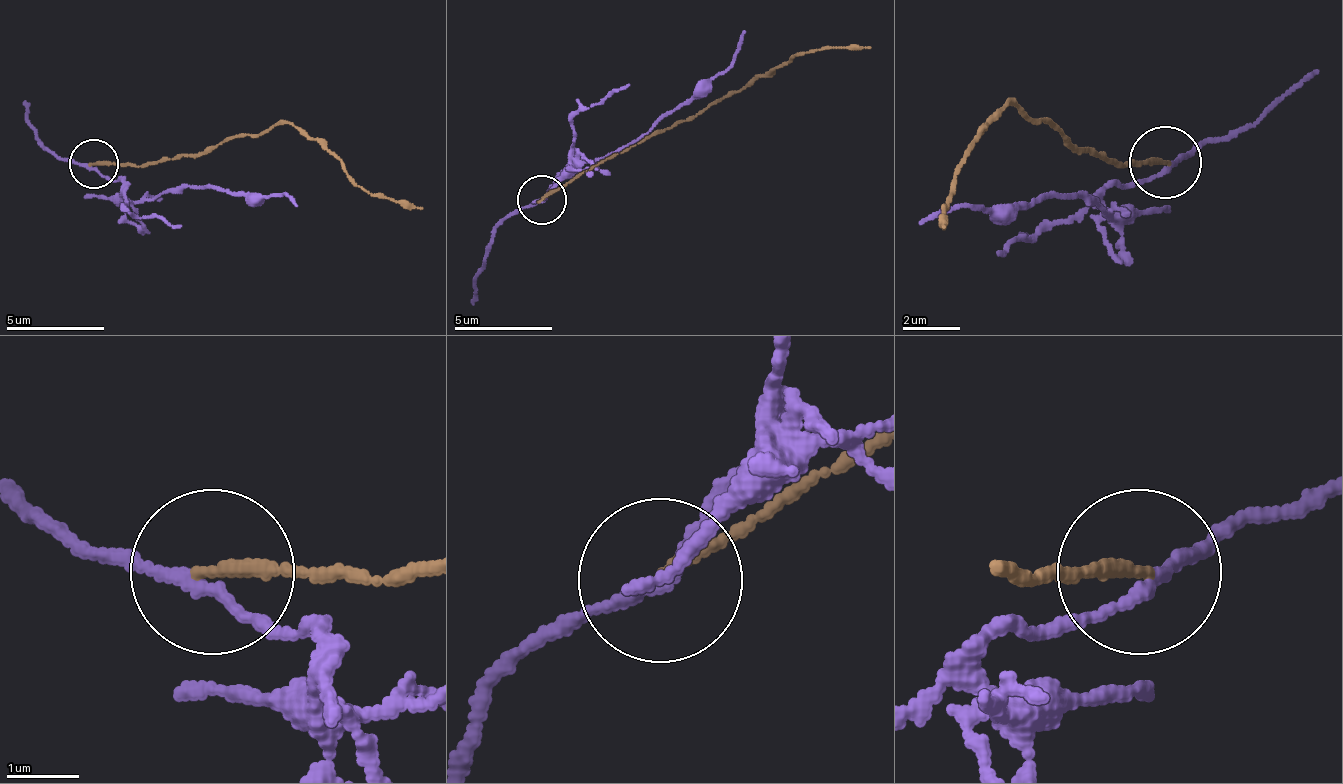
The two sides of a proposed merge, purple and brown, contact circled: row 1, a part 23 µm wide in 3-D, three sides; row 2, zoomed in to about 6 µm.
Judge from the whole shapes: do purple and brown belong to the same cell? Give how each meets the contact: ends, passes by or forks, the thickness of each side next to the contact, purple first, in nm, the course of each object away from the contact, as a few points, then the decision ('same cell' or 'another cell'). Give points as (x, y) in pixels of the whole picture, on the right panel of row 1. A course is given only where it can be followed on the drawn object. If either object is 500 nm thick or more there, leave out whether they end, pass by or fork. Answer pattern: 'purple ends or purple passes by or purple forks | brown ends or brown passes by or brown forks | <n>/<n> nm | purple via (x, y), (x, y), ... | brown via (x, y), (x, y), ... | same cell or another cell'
purple passes by | brown ends | 140/220 nm | purple via (1170, 164), (1113, 185), (1106, 214), (1099, 207), (1027, 200), (963, 207), (920, 221) | brown via (1163, 164), (1092, 157), (1049, 121), (1006, 107), (949, 193), (942, 228) | another cell

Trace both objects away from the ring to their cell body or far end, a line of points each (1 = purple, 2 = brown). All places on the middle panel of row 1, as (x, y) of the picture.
1: (540, 203), (565, 164), (614, 154), (688, 105), (732, 61), (747, 31)
2: (540, 198), (683, 120), (747, 90), (805, 51), (869, 46)

